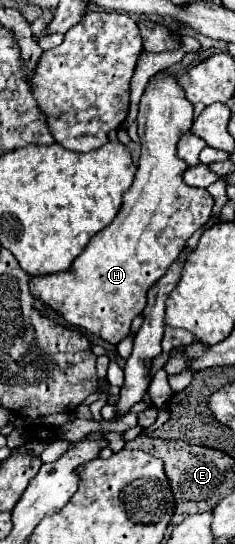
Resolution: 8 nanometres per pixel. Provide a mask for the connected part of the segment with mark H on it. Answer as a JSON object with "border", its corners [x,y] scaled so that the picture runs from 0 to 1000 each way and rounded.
{"border":[[[706,129],[655,136],[630,147],[587,195],[587,250],[604,265],[596,305],[562,346],[528,357],[502,397],[460,419],[426,423],[374,445],[366,460],[306,482],[298,496],[204,504],[204,507],[145,507],[128,518],[128,533],[145,537],[145,548],[170,548],[179,555],[213,559],[298,596],[366,603],[374,610],[417,614],[468,632],[502,632],[553,610],[562,588],[579,585],[579,577],[613,570],[630,529],[706,504],[723,485],[757,474],[757,467],[791,452],[791,441],[894,401],[911,364],[885,357],[885,349],[809,346],[774,335],[774,316],[791,313],[791,301],[774,301],[774,294],[757,294],[749,287],[749,265],[766,250],[809,239],[817,224],[826,224],[817,191],[791,184],[791,173],[766,162],[749,140],[715,136]]]}

